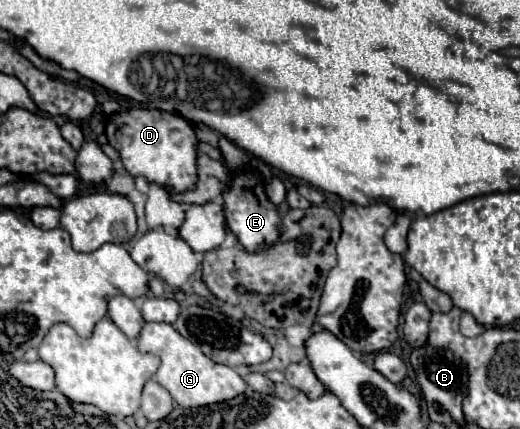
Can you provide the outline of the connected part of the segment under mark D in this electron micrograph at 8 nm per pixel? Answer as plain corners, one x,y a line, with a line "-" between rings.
130,108
128,112
114,114
106,126
106,136
110,138
110,146
114,146
120,152
120,158
126,166
126,170
132,176
144,176
150,182
156,182
160,186
170,186
176,192
192,190
196,184
196,134
188,120
184,120
178,114
160,112
154,108

